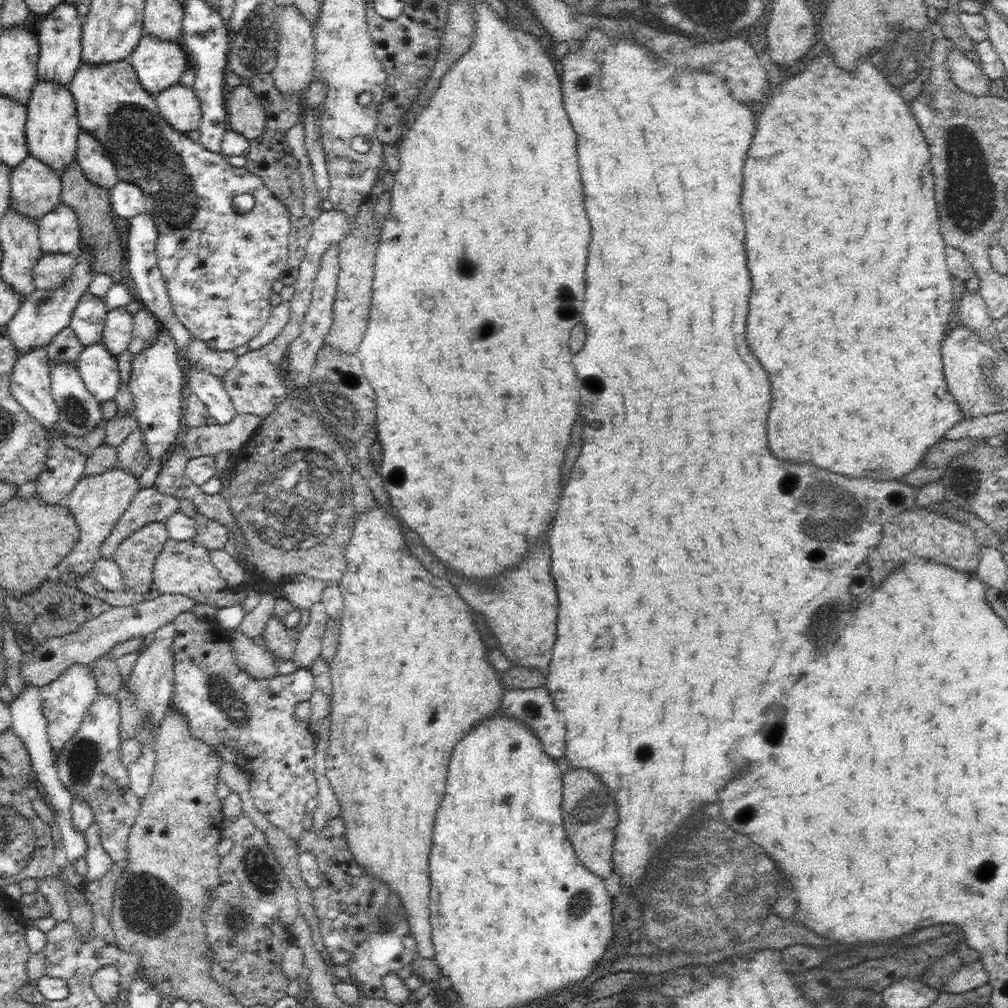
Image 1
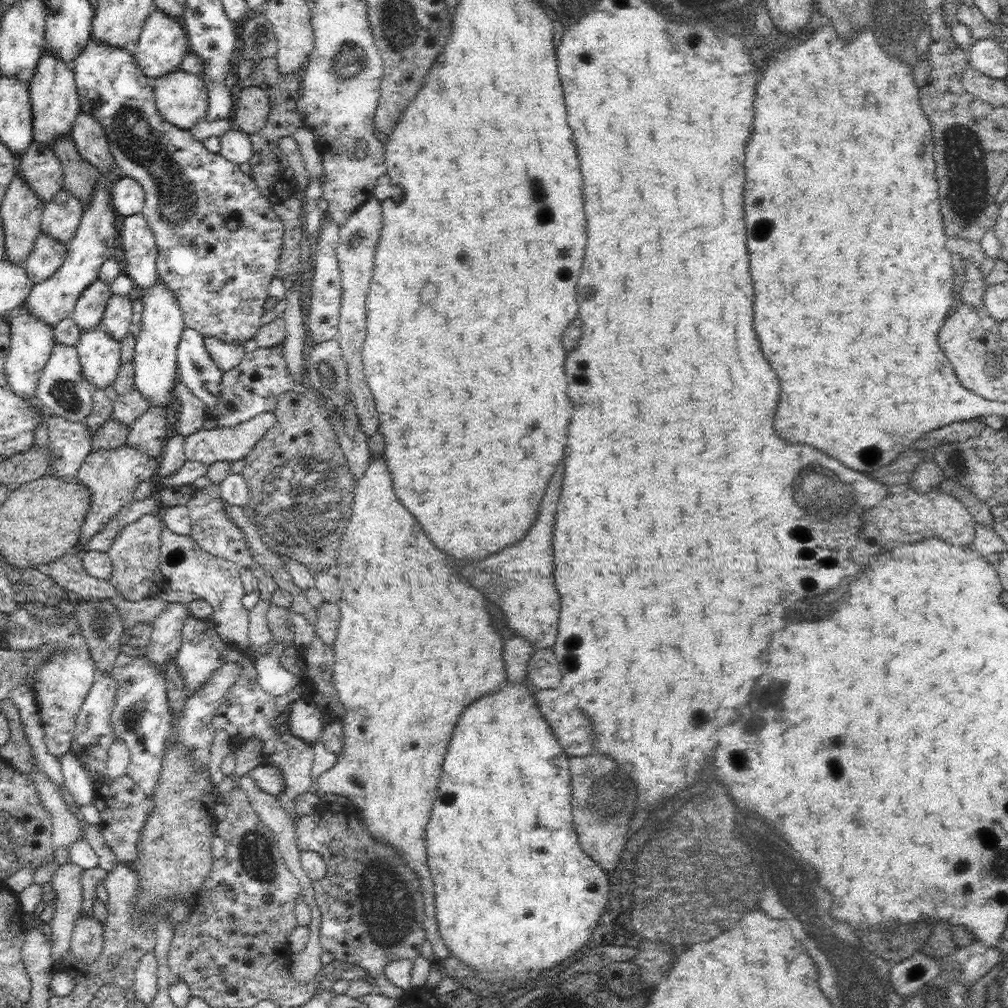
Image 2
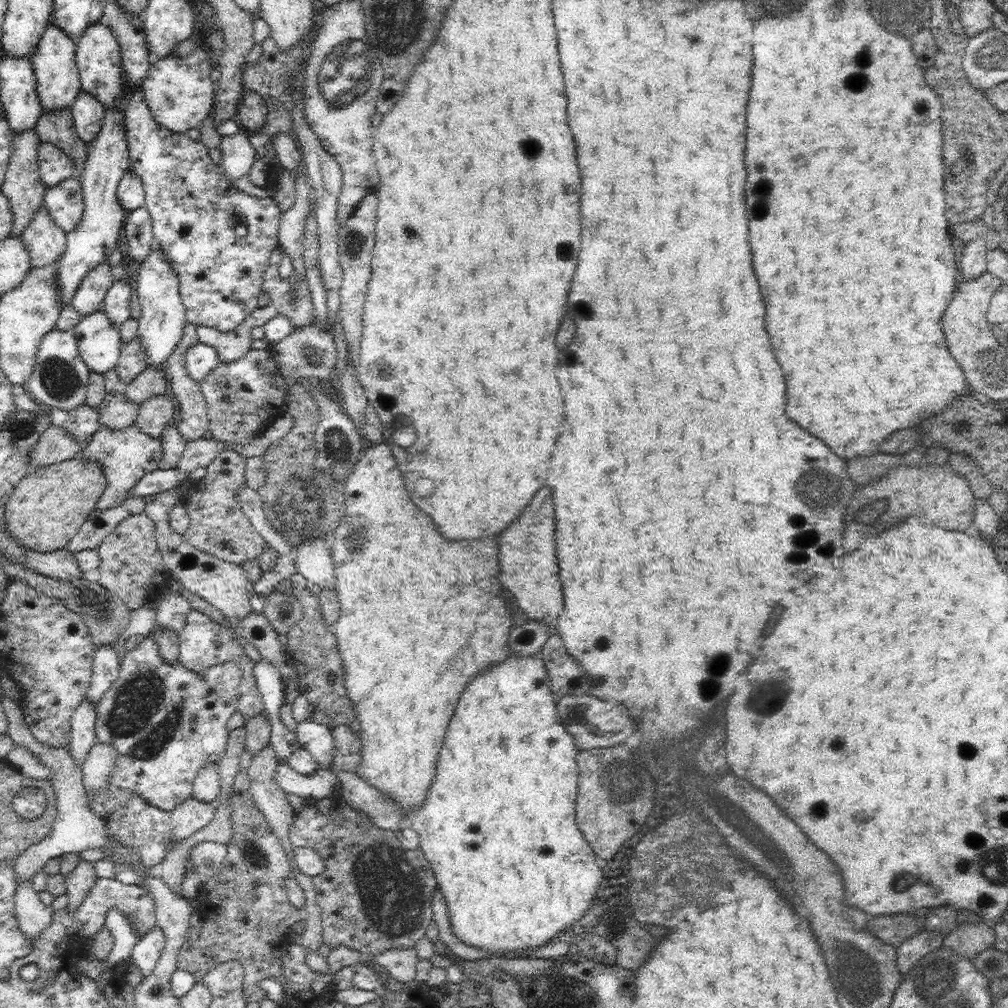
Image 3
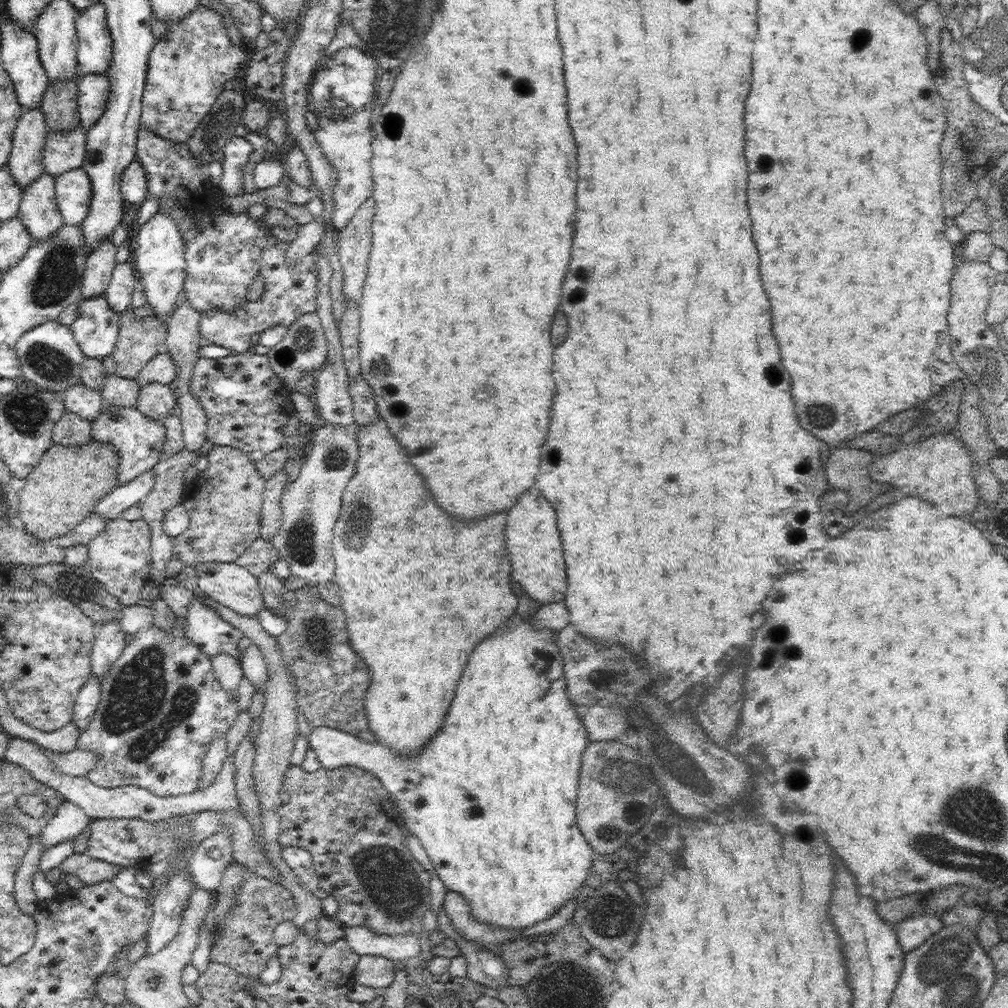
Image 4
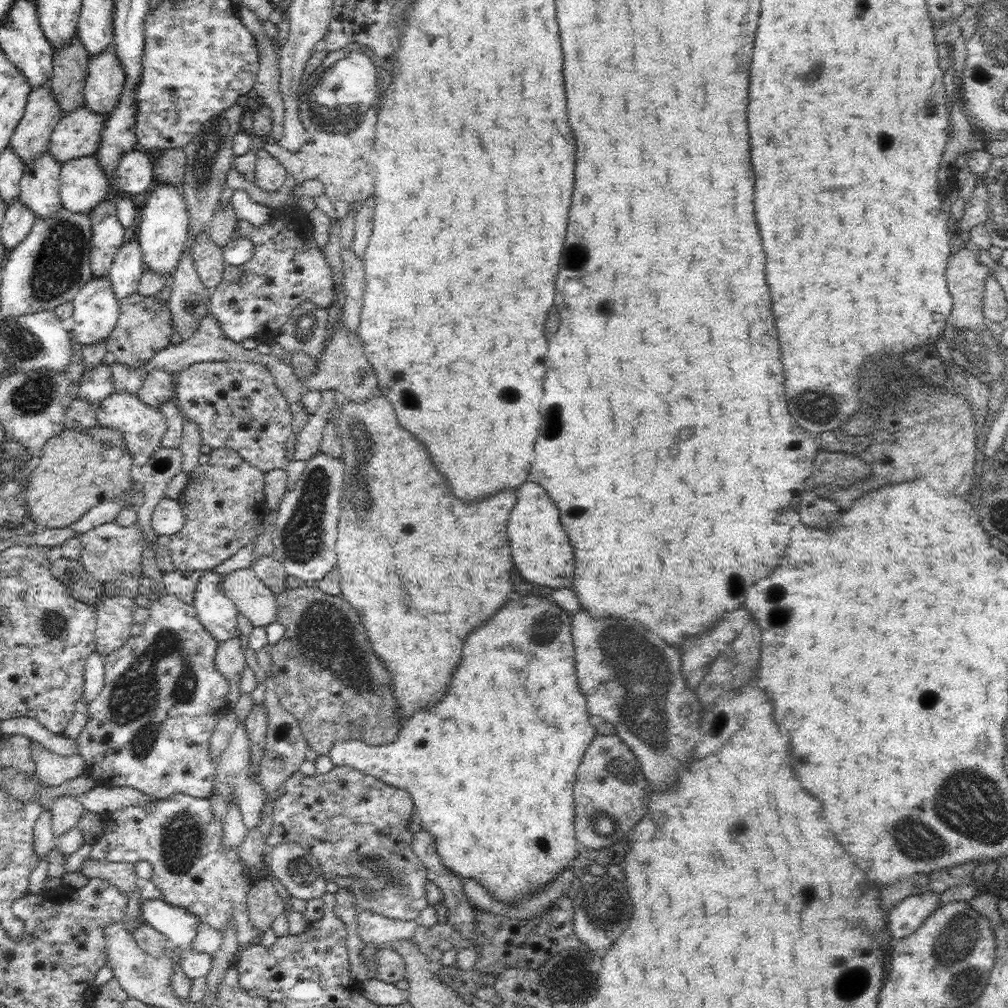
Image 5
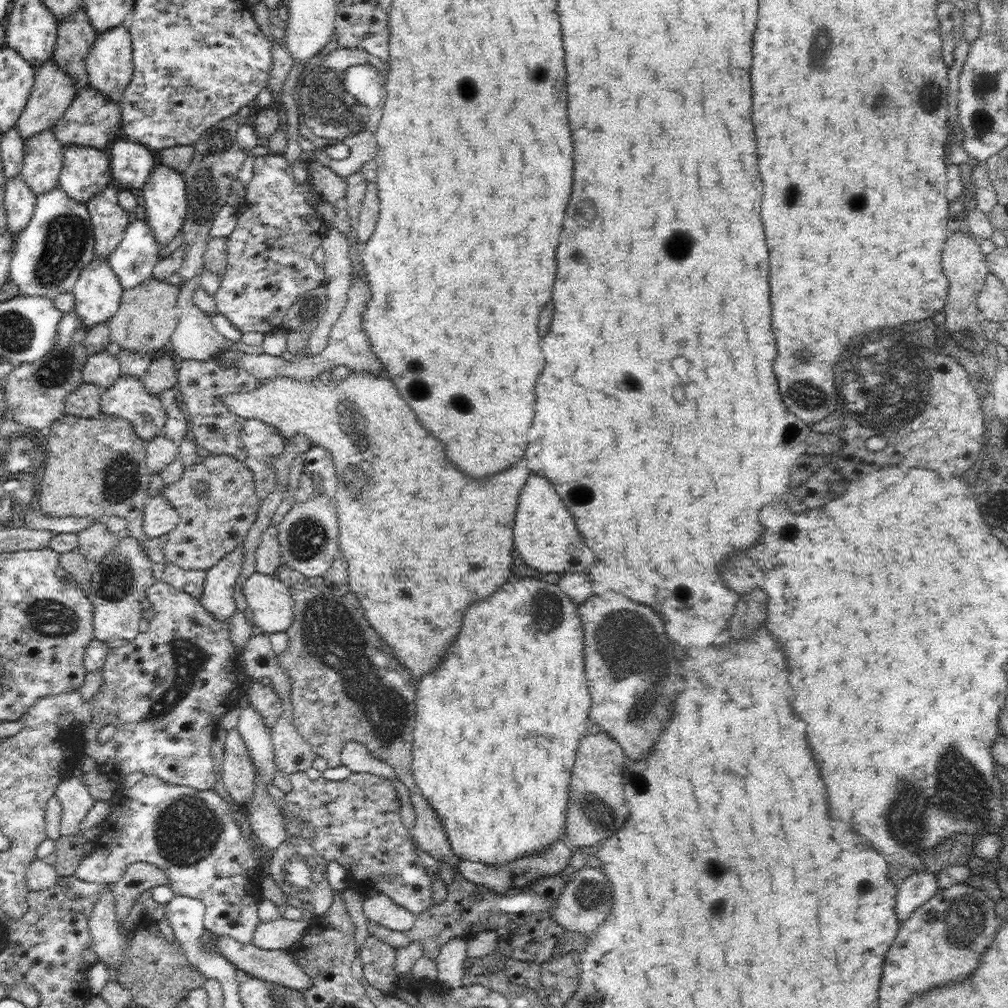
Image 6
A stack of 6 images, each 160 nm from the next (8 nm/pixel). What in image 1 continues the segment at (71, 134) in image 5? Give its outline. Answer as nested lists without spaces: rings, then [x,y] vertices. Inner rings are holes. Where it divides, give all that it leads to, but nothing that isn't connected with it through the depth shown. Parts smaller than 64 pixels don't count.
[[[29,154],[11,172],[10,206],[38,221],[61,203],[61,190],[61,176]]]

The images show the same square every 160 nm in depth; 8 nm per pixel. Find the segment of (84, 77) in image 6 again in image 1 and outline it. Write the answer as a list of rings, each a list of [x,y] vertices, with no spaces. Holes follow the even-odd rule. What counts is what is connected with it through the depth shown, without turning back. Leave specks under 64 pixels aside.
[[[75,160],[62,171],[61,175],[61,202],[67,204],[78,217],[81,242],[78,249],[91,248],[91,272],[109,274],[113,282],[123,280],[122,258],[126,257],[125,249],[120,246],[120,235],[114,223],[115,214],[111,209],[109,189],[94,184],[82,173],[81,166]]]

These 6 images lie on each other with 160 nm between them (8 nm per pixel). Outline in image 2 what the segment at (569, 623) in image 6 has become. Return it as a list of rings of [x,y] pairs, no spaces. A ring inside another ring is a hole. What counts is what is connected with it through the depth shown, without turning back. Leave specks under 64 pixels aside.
[[[527,679],[527,682],[515,682],[512,684],[509,680],[505,682],[505,685],[498,691],[485,694],[478,700],[475,700],[472,704],[469,704],[459,716],[457,725],[455,726],[450,744],[448,745],[445,759],[442,765],[442,778],[439,782],[439,792],[433,802],[433,809],[426,825],[426,840],[427,840],[427,866],[431,872],[431,878],[434,882],[435,893],[435,908],[436,908],[436,923],[438,923],[438,931],[440,936],[444,939],[444,944],[448,947],[450,954],[456,956],[458,960],[461,960],[464,964],[467,964],[473,970],[476,970],[477,976],[481,979],[488,980],[488,984],[507,984],[514,980],[528,979],[528,974],[534,972],[534,970],[555,970],[561,969],[567,965],[570,960],[575,960],[581,956],[585,950],[586,943],[590,940],[594,928],[599,923],[603,912],[605,912],[608,902],[608,894],[610,894],[610,884],[608,884],[608,876],[606,876],[605,870],[600,868],[600,865],[592,860],[592,857],[588,856],[586,852],[580,847],[577,830],[573,823],[573,812],[571,805],[571,776],[569,771],[569,757],[564,752],[564,749],[560,746],[557,736],[554,736],[553,730],[547,723],[547,720],[542,716],[536,699],[534,699],[533,692],[536,689]],[[302,698],[291,704],[287,723],[292,734],[308,744],[314,744],[322,736],[321,712],[315,703]]]

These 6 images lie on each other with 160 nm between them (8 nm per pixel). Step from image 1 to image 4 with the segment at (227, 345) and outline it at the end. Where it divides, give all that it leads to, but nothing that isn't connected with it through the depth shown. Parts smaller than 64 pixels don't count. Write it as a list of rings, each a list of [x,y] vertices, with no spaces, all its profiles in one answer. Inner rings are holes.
[[[99,2],[77,14],[77,61],[83,74],[108,74],[113,55],[113,40],[105,13]],[[139,127],[136,159],[144,168],[146,178],[148,179],[149,196],[157,198],[159,210],[167,212],[176,226],[181,230],[186,252],[186,278],[183,284],[183,298],[187,300],[200,314],[213,308],[223,308],[232,310],[241,304],[246,304],[249,288],[253,286],[254,279],[259,276],[261,271],[261,256],[266,245],[267,236],[271,229],[279,225],[287,217],[285,210],[282,208],[270,207],[263,217],[263,225],[250,217],[252,210],[233,215],[217,205],[216,191],[220,189],[214,186],[210,180],[207,166],[200,164],[200,159],[192,156],[190,147],[186,143],[174,143],[171,140],[163,139],[156,133],[153,133],[146,127]]]

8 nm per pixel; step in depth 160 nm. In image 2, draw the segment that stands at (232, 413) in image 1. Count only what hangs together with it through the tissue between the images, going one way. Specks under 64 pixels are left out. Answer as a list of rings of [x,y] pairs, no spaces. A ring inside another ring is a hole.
[[[143,211],[126,217],[122,226],[124,228],[120,232],[122,237],[120,255],[127,260],[127,275],[143,290],[152,288],[159,280],[156,266],[157,244]],[[185,327],[177,348],[177,377],[209,410],[218,405],[223,372],[206,350],[205,337]]]

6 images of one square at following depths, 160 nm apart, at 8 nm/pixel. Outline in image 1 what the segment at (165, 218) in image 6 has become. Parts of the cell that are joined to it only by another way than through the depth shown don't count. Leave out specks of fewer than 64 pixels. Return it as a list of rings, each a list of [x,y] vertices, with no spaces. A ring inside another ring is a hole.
[[[159,324],[158,338],[140,354],[134,356],[131,367],[129,390],[134,399],[134,415],[139,428],[144,433],[144,445],[148,447],[149,459],[146,470],[139,479],[139,488],[152,487],[161,470],[164,458],[180,433],[180,419],[183,416],[185,401],[185,367],[179,350],[169,330]]]

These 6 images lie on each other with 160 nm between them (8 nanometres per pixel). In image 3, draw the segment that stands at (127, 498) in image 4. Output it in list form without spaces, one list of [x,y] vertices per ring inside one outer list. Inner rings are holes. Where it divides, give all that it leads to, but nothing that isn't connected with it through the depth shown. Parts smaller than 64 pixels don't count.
[[[176,467],[171,469],[156,469],[148,474],[145,474],[131,490],[129,497],[133,496],[152,496],[166,492],[175,486],[180,487],[187,479],[189,474],[183,473]]]

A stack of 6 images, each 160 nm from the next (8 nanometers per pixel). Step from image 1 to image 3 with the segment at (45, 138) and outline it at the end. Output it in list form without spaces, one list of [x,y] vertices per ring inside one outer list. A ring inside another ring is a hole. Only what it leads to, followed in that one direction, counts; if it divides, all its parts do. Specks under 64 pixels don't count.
[[[51,17],[46,25],[46,31],[36,47],[36,52],[33,52],[29,58],[34,69],[37,82],[36,92],[43,112],[71,108],[76,97],[80,94],[82,85],[75,61],[75,46],[76,41],[70,39]]]

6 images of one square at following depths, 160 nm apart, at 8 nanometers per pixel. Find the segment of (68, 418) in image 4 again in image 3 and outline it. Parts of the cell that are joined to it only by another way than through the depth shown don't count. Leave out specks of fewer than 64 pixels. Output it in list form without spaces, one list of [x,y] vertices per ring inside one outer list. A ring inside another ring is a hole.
[[[50,425],[29,458],[30,468],[48,466],[81,455],[78,441],[59,426]]]

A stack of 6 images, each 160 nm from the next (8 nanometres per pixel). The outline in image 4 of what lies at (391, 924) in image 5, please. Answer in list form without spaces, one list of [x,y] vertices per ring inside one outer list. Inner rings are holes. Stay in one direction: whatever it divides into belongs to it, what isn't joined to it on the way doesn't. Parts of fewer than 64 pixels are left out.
[[[344,927],[343,936],[356,954],[375,954],[388,960],[402,963],[408,958],[420,955],[419,935],[414,933],[388,936],[376,935],[368,927]]]

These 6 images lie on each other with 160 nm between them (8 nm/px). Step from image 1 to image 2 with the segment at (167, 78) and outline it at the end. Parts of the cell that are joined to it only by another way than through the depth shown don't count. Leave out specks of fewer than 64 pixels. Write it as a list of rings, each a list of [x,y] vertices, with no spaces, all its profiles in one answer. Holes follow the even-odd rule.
[[[153,6],[146,23],[144,23],[136,51],[133,54],[136,62],[140,65],[140,70],[151,80],[160,78],[178,70],[188,52],[190,52],[188,35],[182,20],[174,19],[167,12],[163,12],[161,8]]]

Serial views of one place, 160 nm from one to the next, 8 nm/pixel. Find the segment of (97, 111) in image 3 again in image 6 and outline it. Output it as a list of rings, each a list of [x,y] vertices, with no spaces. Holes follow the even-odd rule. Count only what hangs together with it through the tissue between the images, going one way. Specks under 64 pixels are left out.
[[[127,23],[96,35],[86,59],[86,70],[89,76],[89,84],[119,104],[121,97],[124,96],[125,88],[133,77],[133,52]]]

